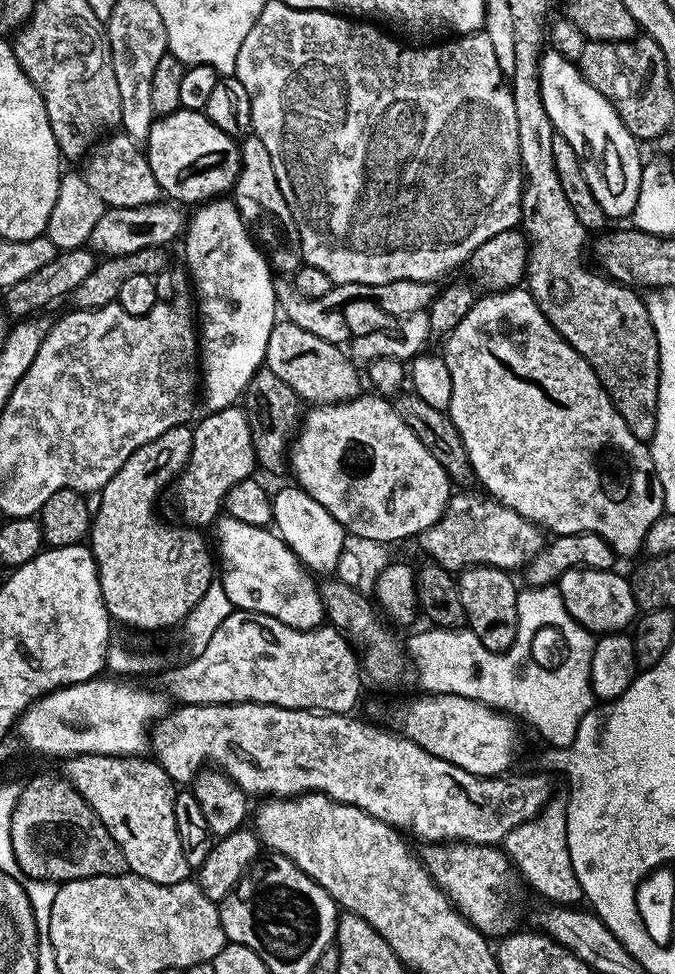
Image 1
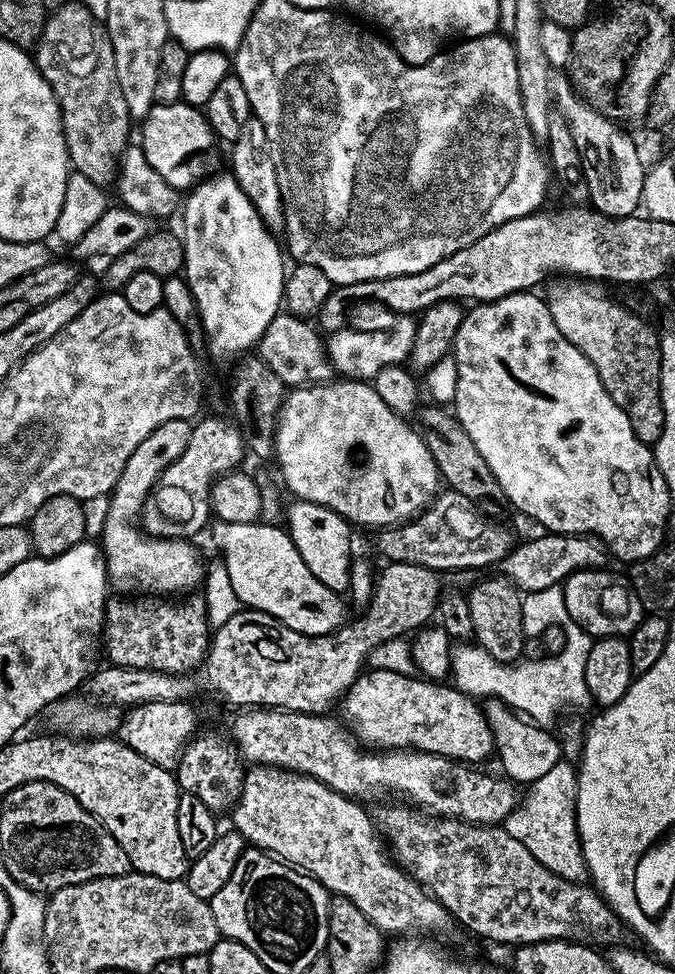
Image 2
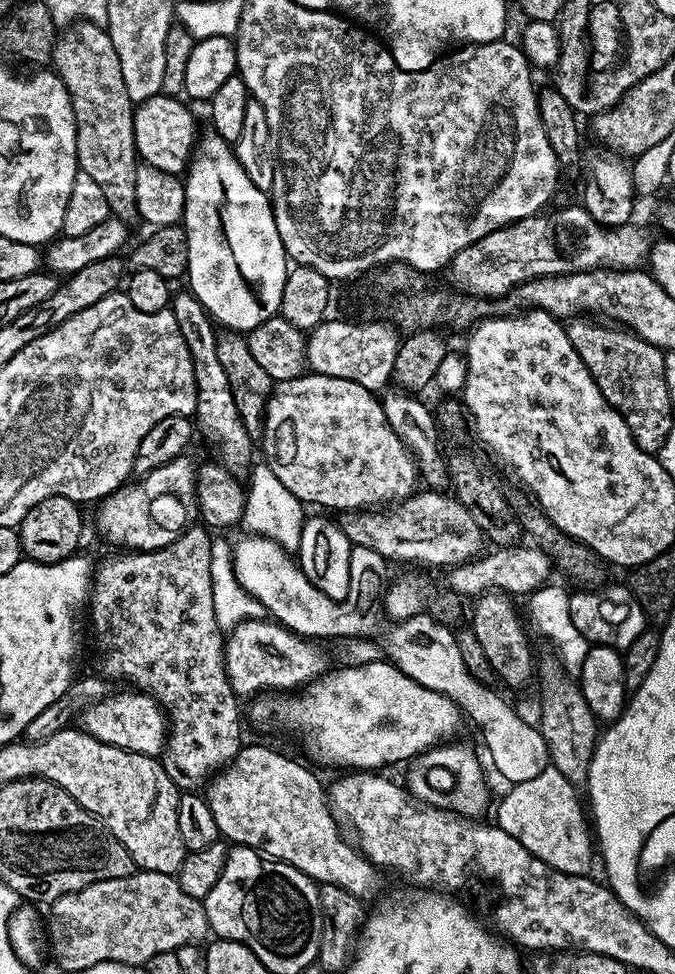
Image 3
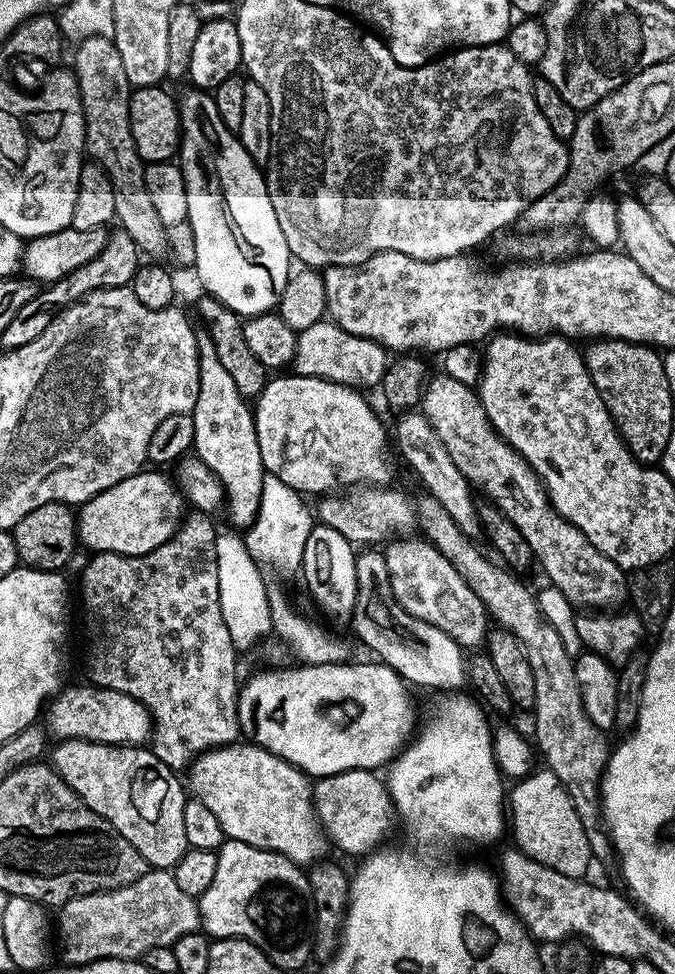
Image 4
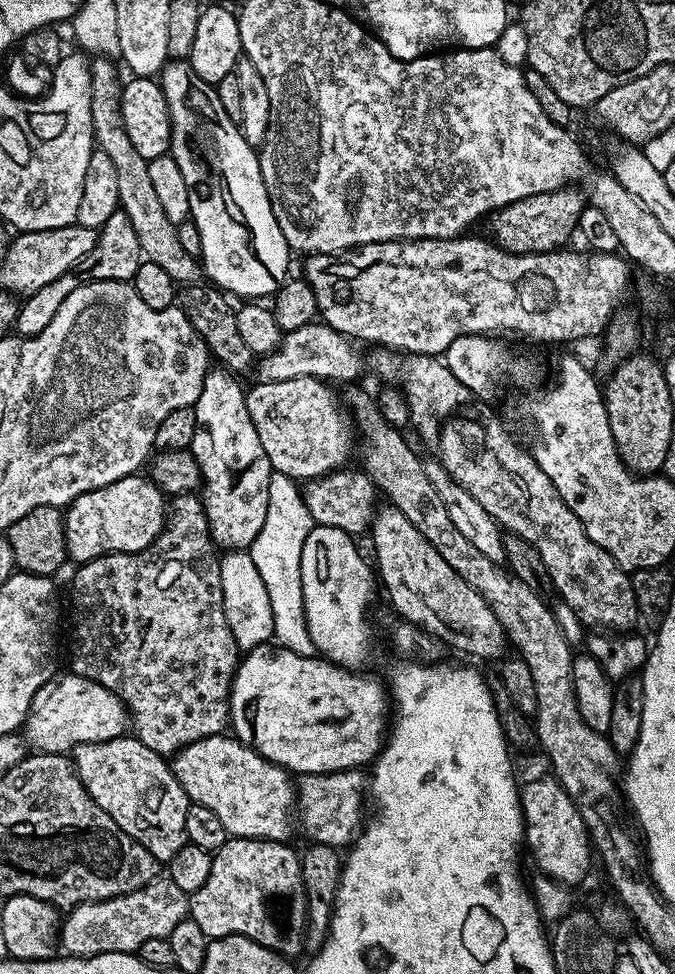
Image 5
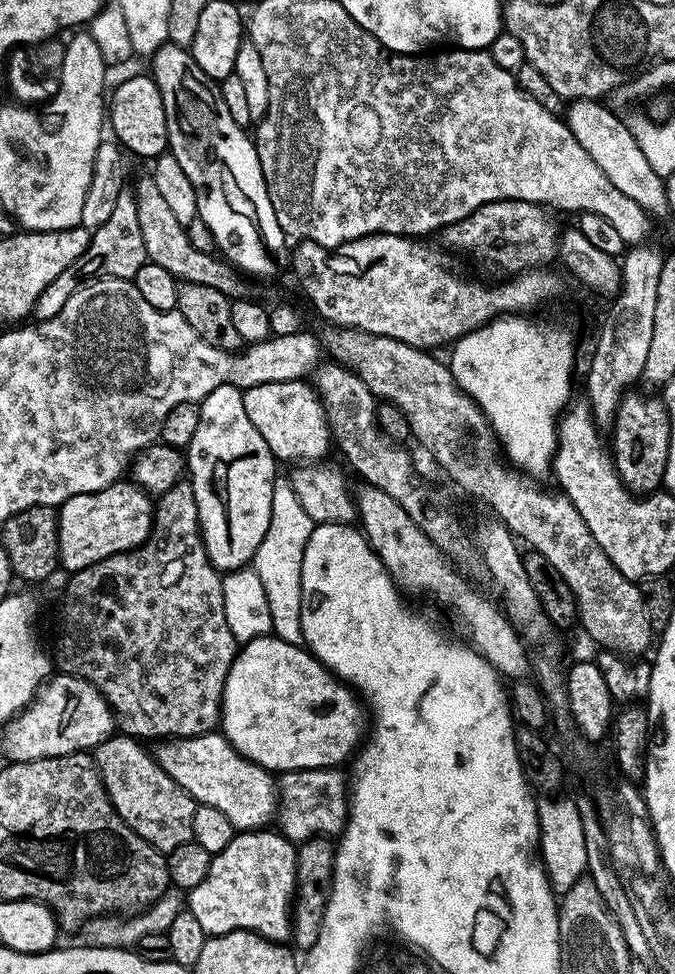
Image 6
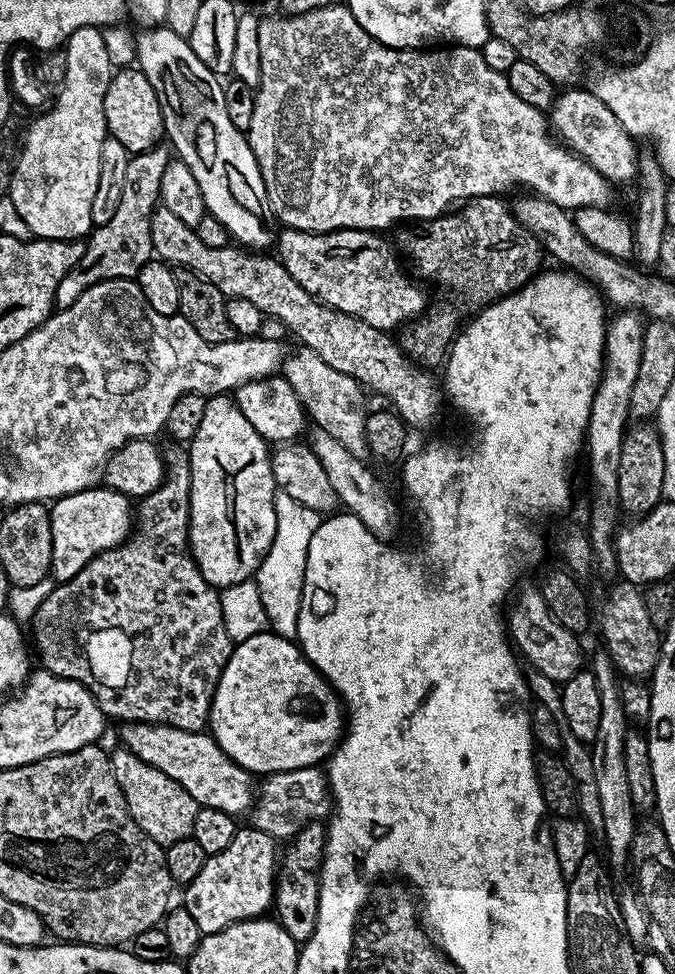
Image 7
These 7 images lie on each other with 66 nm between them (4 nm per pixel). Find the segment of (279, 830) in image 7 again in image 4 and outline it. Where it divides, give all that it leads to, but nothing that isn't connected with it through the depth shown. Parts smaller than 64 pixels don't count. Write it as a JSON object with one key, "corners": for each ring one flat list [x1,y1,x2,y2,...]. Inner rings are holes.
{"corners":[[355,768,339,772,333,776,322,776,314,784,314,803,316,805,316,816,320,819,320,827,323,828,325,836,333,845,336,844,348,856,363,858,372,855,385,843,384,840,392,832,392,827,397,827,398,817,396,807,392,804,392,795,388,792,387,783,380,780,375,771,367,768]]}

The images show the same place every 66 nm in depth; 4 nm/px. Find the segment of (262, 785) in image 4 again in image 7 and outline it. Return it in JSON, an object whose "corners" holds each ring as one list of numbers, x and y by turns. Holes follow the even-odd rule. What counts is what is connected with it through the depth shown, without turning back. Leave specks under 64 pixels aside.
{"corners":[[135,722,125,723,121,728,124,729,120,732,119,743,142,758,142,762,154,766,154,770,162,770,166,778,174,778,174,782,178,782,200,807,222,810,235,817,251,809,254,803,253,773,234,763,207,731,187,732,169,724]]}

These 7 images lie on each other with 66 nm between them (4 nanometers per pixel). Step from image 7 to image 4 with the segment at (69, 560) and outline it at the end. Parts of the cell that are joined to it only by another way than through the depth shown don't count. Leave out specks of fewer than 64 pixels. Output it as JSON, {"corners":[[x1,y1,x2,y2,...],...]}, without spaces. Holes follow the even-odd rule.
{"corners":[[141,470,130,478,122,478,122,482,79,505,76,534,79,543,89,553,116,552,120,556,145,556,158,550,158,546,175,534,185,515,186,501,171,475,163,476,160,470,148,471]]}

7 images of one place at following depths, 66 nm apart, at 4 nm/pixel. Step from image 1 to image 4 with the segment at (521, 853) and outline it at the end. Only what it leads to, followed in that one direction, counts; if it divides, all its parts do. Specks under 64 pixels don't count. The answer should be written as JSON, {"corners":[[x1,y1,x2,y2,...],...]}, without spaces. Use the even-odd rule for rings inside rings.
{"corners":[[533,770,524,779,517,779,514,786,520,791,510,796,510,832,516,835,515,847,530,858,550,866,550,870,558,870,558,874,566,874,575,880,587,877,588,863,593,863,594,857,582,826,582,818,578,818,578,810,574,810,570,794,566,794,562,782,558,782,556,775,550,771]]}

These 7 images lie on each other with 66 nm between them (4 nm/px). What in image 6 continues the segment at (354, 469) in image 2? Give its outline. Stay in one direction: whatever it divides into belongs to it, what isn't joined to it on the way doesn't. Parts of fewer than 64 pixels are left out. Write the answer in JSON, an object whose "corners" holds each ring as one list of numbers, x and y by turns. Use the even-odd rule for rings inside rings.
{"corners":[[303,379,266,382,262,386,243,389,246,414,250,414,250,422,254,422,258,434,266,438,266,446,270,446,277,461,320,462,325,459,328,444,330,448,333,443,324,405,320,403,315,387,306,383]]}

